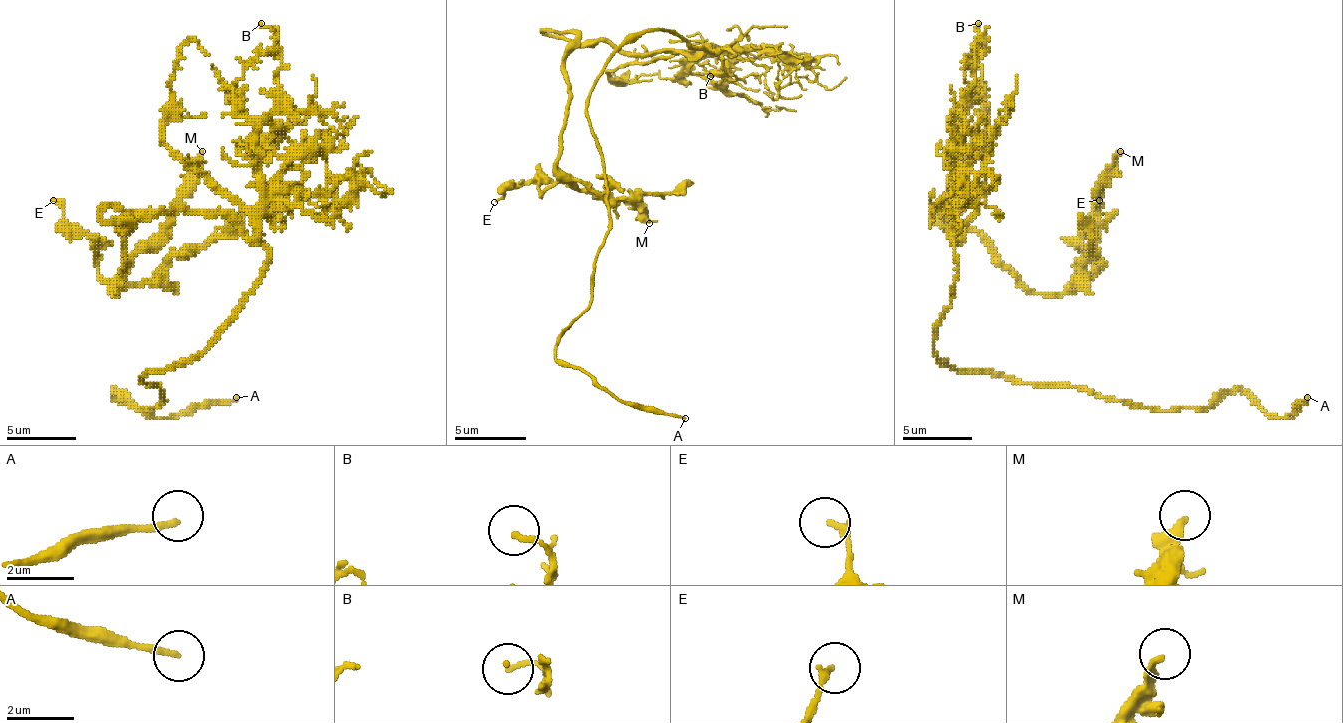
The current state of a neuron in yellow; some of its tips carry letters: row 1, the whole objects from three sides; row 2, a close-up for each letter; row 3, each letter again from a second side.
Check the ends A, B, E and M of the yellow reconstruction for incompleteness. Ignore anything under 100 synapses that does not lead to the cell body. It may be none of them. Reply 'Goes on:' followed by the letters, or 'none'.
Goes on: A

